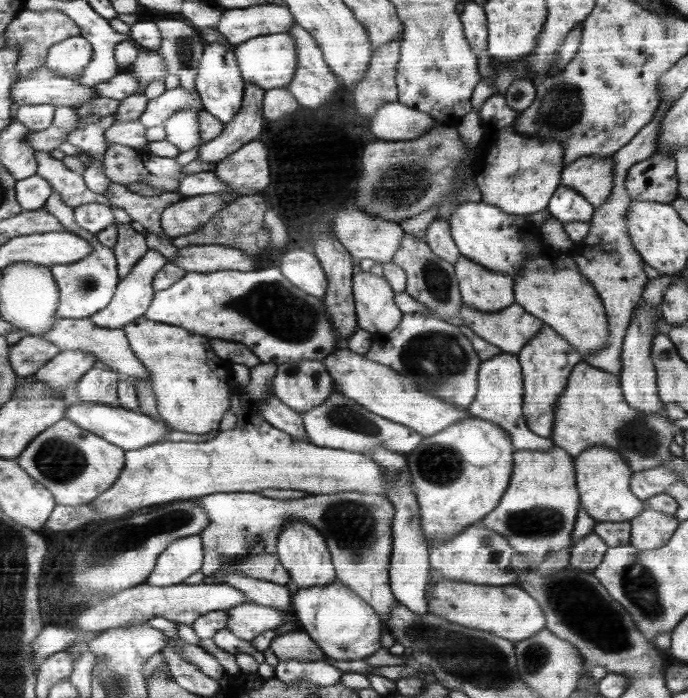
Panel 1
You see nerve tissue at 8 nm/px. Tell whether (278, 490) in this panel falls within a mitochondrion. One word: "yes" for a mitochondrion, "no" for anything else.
no

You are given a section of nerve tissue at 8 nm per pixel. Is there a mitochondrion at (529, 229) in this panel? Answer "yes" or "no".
no

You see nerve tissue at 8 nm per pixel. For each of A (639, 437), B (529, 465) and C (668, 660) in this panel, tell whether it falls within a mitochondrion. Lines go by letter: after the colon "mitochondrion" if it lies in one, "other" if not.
A: mitochondrion
B: other
C: other

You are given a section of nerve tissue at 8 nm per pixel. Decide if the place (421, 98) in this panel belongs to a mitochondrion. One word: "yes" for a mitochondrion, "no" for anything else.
no

